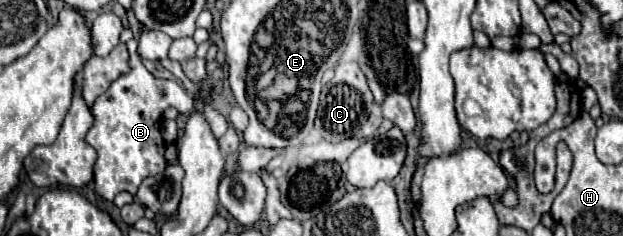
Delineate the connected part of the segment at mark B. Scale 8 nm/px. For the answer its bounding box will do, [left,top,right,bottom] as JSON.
[85,41,195,201]

